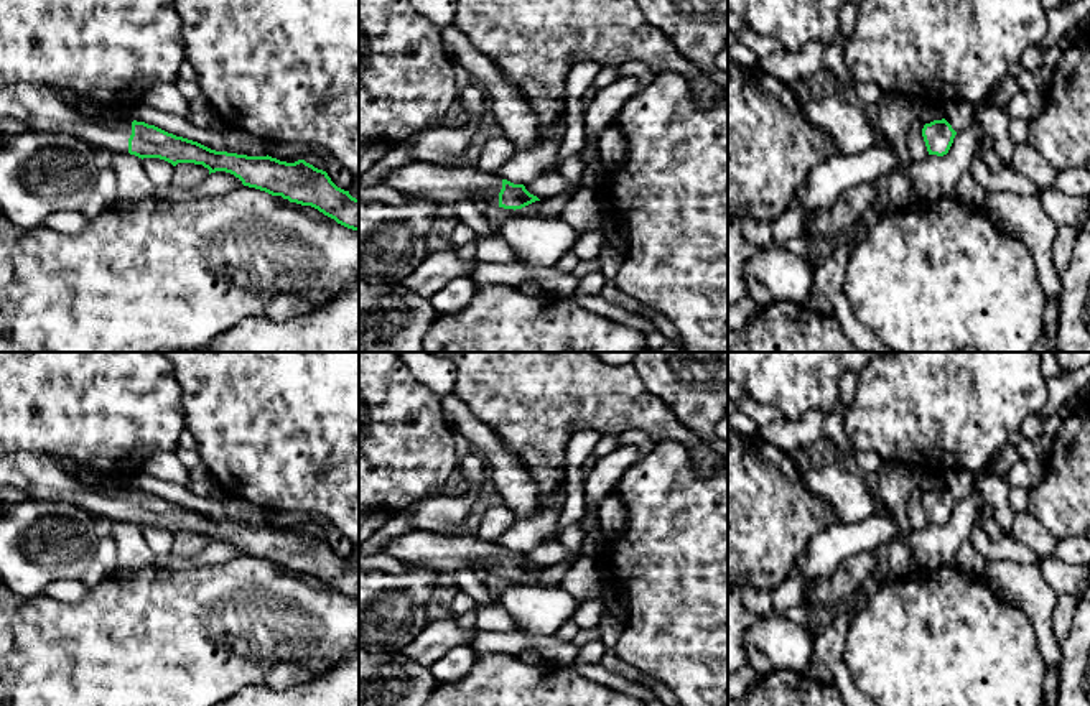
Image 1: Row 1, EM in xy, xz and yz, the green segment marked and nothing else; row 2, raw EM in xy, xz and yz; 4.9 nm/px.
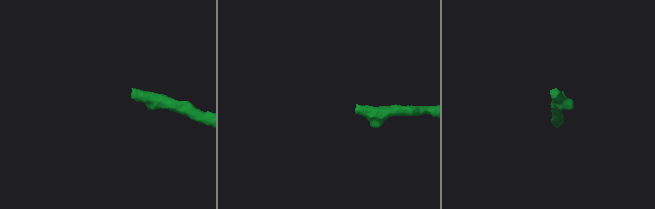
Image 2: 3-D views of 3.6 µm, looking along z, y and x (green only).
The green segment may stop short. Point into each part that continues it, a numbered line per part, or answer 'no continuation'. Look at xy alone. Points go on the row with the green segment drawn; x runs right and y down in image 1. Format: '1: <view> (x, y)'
1: xy (38, 107)

